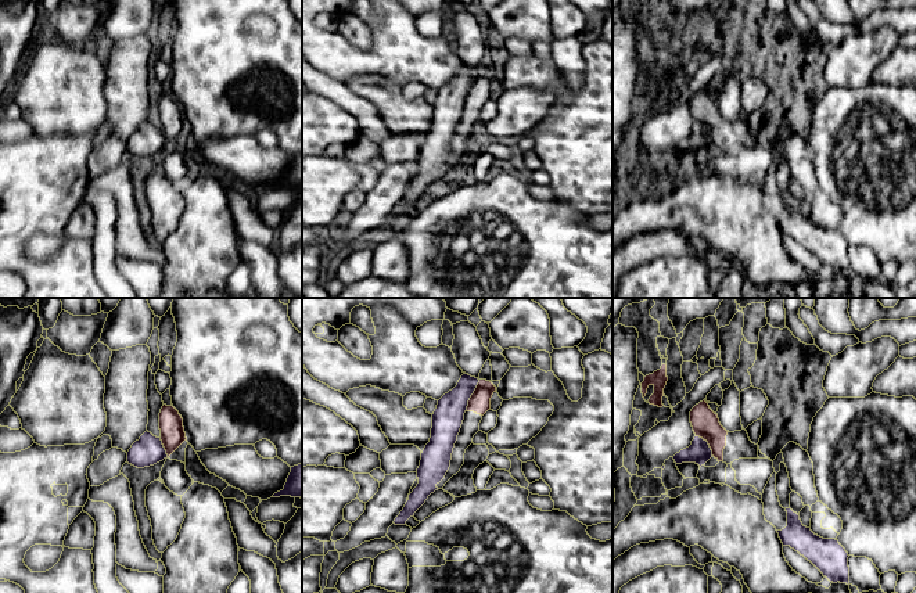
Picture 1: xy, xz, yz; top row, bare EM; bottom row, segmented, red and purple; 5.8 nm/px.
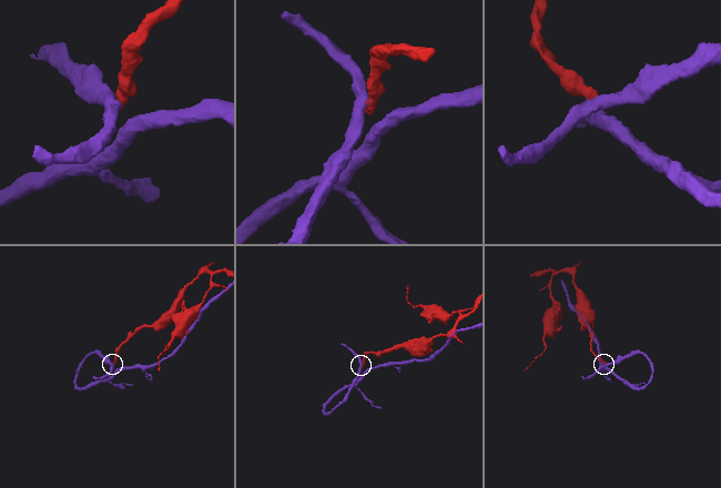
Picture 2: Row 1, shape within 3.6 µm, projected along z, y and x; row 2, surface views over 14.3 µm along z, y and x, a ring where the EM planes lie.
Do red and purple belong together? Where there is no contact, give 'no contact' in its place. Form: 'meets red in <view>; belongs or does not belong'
meets red in xz; does not belong

